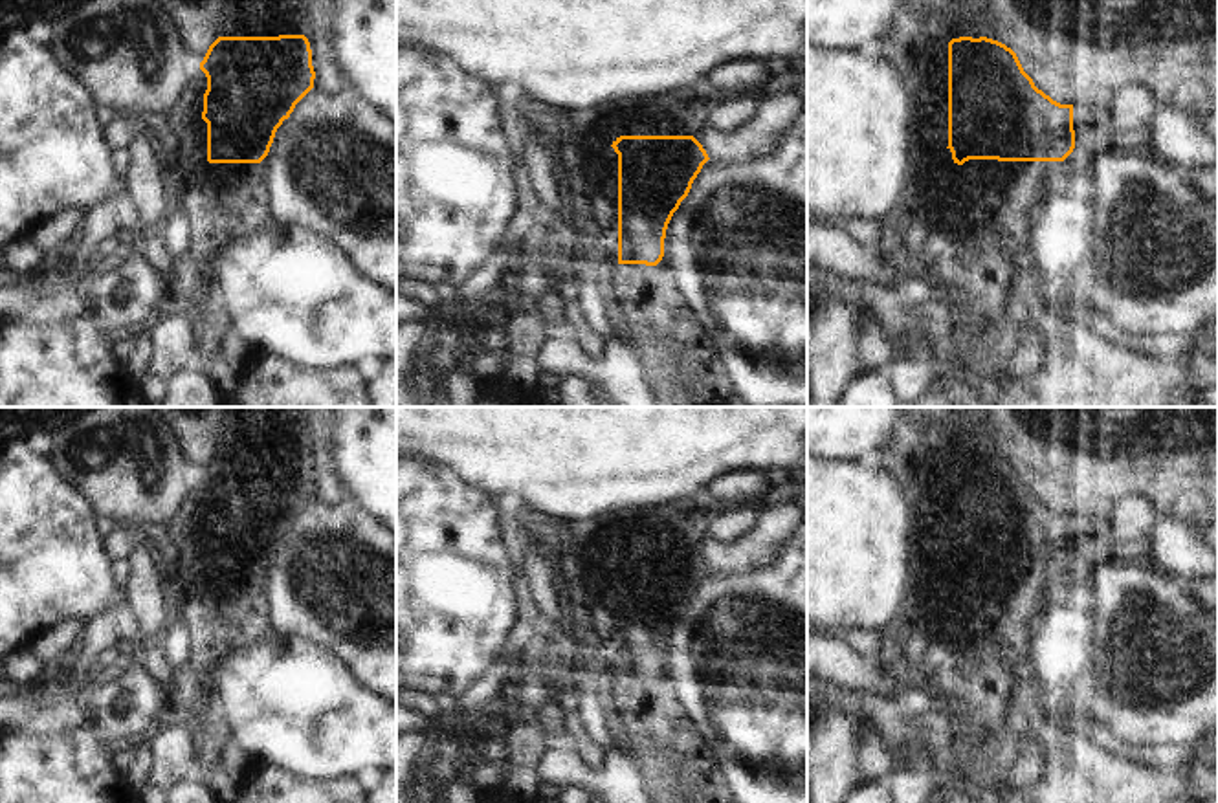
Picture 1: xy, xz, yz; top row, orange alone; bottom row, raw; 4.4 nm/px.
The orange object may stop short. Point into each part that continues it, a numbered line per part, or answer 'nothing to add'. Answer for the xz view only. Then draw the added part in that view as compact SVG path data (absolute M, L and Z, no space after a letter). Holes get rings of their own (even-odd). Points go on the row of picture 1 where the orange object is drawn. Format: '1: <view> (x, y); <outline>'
nothing to add

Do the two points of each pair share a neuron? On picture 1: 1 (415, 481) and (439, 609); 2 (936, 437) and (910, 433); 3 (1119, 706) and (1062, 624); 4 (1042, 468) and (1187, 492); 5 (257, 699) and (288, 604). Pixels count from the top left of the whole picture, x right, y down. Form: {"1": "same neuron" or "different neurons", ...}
{"1": "same neuron", "2": "same neuron", "3": "different neurons", "4": "same neuron", "5": "different neurons"}

